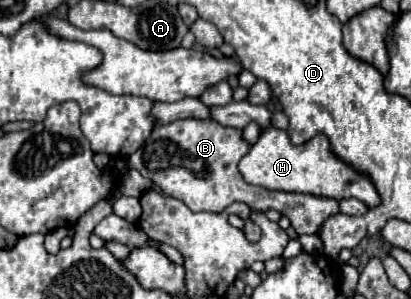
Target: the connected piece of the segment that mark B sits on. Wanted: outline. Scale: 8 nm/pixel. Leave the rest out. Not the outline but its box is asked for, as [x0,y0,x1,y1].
[128,119,338,235]

